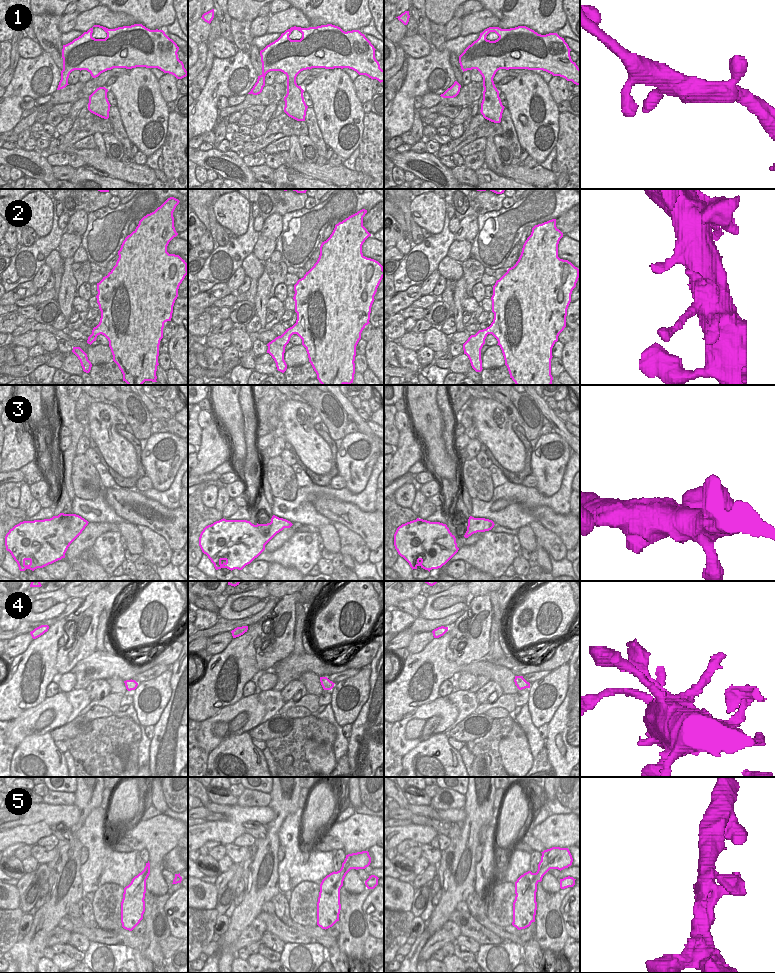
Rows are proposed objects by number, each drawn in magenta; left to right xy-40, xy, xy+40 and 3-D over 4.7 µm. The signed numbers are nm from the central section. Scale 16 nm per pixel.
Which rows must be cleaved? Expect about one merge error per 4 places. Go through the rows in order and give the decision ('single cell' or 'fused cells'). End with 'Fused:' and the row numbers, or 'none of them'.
1: single cell
2: single cell
3: single cell
4: single cell
5: single cell
Fused: none of them

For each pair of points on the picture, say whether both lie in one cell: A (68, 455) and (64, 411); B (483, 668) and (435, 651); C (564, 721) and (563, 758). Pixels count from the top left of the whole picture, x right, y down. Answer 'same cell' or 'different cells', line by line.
A: same cell
B: same cell
C: same cell

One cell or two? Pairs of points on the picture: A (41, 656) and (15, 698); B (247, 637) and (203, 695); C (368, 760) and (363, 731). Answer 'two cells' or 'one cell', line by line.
A: one cell
B: one cell
C: one cell

